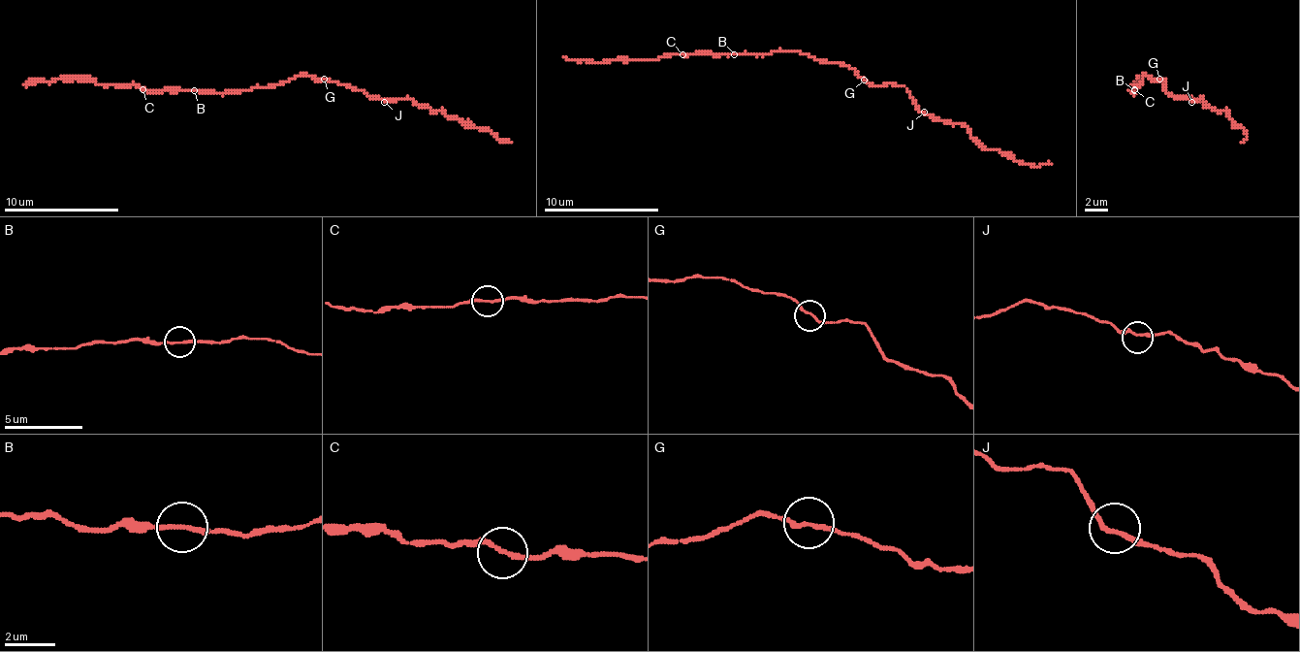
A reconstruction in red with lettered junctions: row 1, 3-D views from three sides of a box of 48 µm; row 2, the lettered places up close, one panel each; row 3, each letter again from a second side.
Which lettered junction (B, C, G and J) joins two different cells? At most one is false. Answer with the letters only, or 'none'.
none

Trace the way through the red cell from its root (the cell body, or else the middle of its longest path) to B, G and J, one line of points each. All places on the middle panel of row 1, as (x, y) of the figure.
B: (832, 63), (820, 63), (797, 51), (734, 54)
G: (832, 63), (849, 66), (864, 80)
J: (832, 63), (849, 66), (875, 85), (890, 82), (904, 85), (912, 103), (924, 112)

